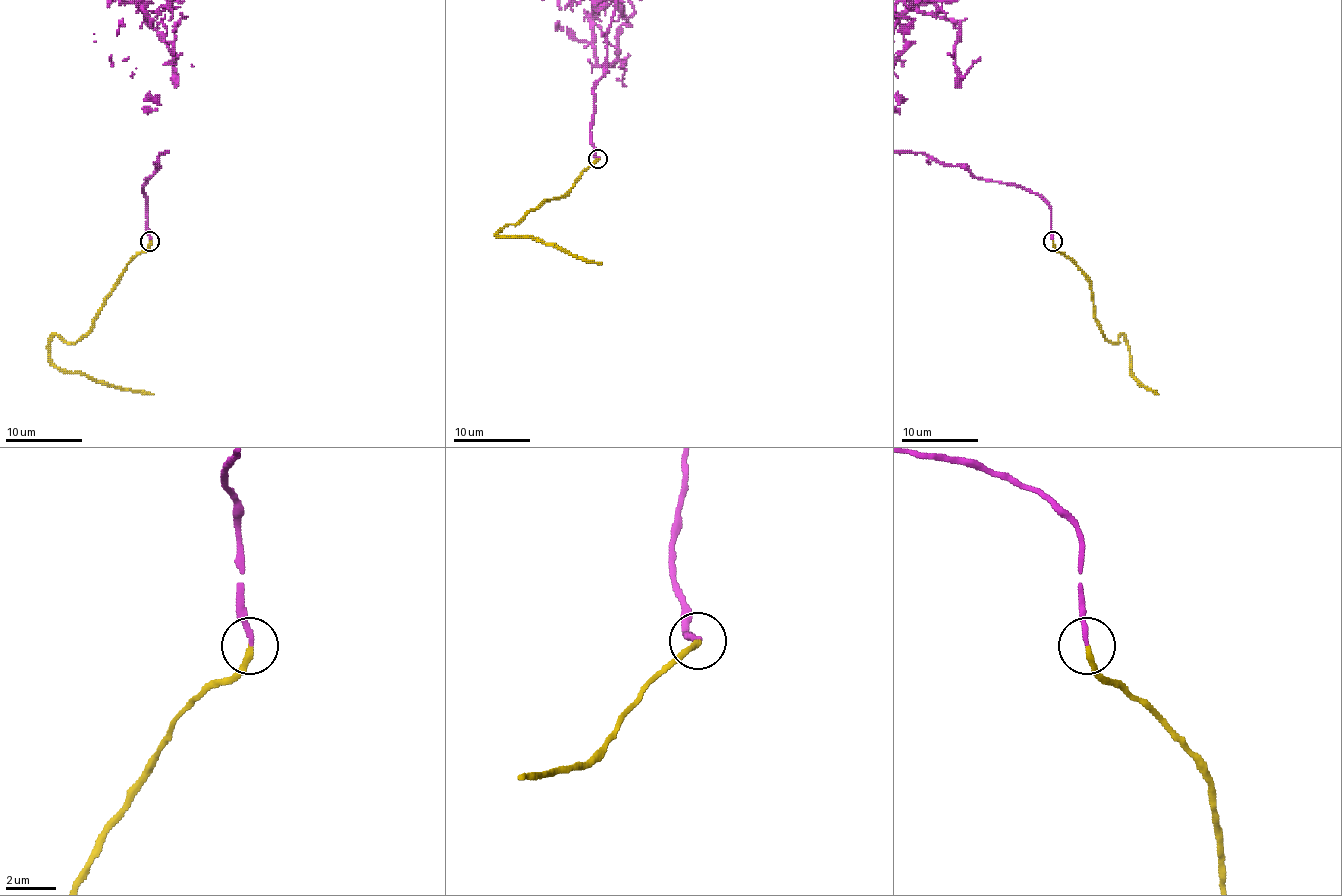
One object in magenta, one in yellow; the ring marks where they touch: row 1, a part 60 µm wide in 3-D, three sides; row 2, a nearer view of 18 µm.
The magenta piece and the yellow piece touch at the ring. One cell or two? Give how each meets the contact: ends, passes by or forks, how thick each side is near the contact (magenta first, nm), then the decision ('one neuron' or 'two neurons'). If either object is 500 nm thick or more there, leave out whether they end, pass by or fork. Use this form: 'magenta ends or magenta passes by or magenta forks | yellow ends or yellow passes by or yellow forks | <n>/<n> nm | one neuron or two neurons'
magenta ends | yellow ends | 200/240 nm | one neuron

